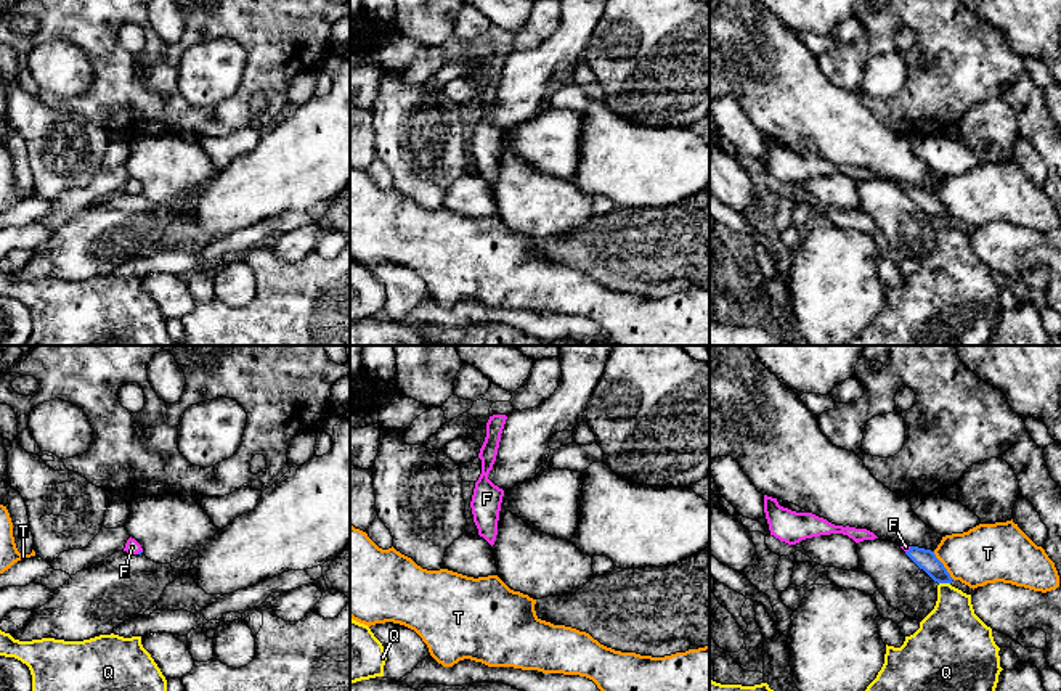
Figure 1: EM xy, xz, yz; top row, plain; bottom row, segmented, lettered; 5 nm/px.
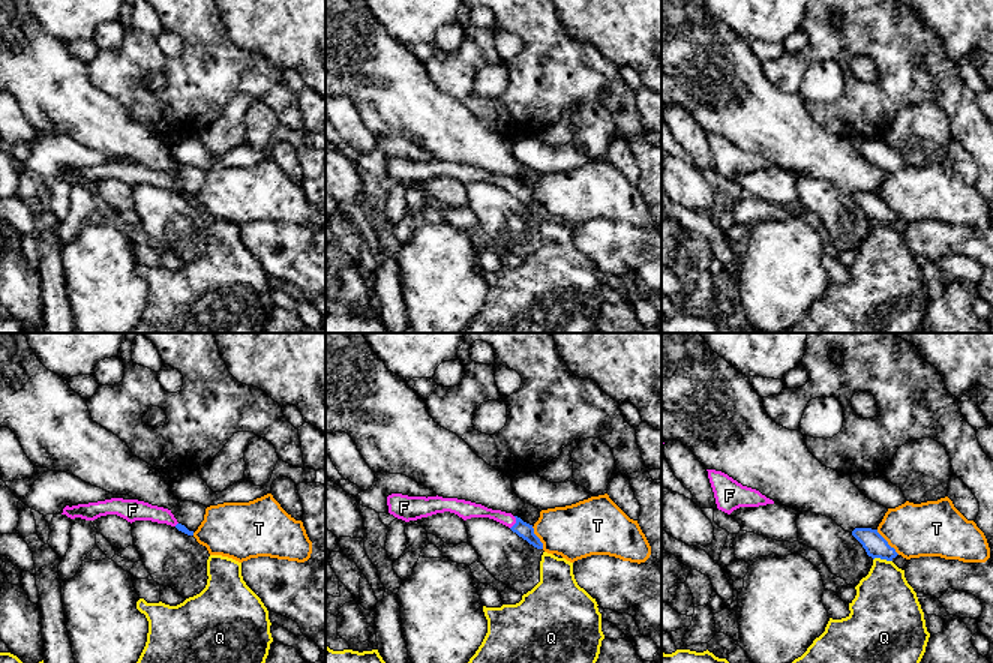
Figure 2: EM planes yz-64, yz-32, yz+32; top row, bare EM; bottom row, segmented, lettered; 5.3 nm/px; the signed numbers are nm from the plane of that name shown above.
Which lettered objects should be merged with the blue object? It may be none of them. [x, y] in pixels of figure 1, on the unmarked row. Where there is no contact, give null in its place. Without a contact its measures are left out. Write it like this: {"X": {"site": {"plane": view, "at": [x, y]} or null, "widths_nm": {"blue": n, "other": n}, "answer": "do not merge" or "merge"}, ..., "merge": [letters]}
{"F": {"site": {"plane": "yz", "at": [909, 190]}, "widths_nm": {"blue": 100, "other": 30}, "answer": "merge"}, "Q": {"site": {"plane": "yz", "at": [944, 222]}, "widths_nm": {"blue": 100, "other": 280}, "answer": "do not merge"}, "T": {"site": {"plane": "yz", "at": [943, 206]}, "widths_nm": {"blue": 100, "other": 300}, "answer": "do not merge"}, "merge": ["F"]}

